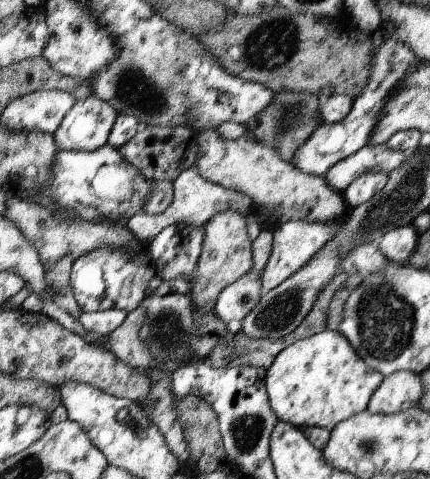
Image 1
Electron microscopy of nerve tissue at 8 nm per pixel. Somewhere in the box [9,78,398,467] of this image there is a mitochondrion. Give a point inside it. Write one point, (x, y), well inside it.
(281, 312)

